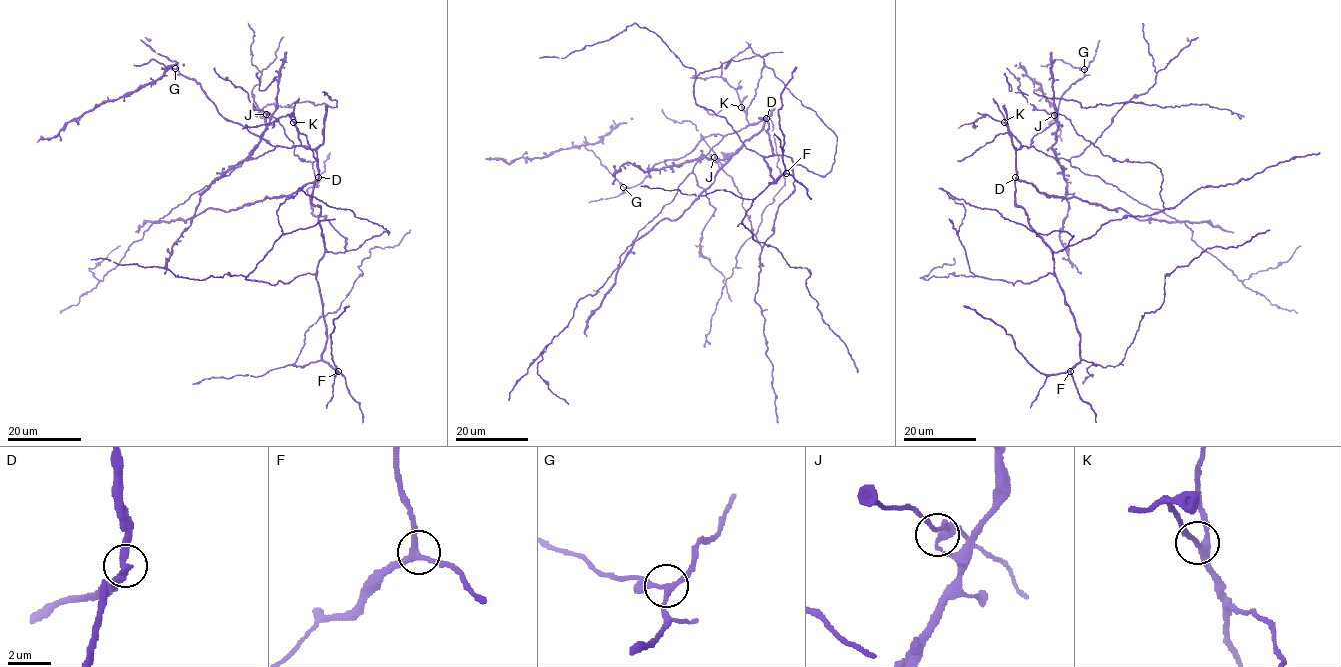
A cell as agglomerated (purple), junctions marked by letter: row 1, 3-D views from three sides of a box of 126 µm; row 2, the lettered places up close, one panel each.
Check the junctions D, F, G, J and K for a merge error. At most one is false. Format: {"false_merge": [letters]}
{"false_merge": ["D"]}

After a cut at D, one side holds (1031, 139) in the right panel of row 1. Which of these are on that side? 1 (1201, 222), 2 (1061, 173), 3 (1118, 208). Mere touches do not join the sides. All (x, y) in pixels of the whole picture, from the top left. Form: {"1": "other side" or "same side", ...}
{"1": "other side", "2": "same side", "3": "other side"}

